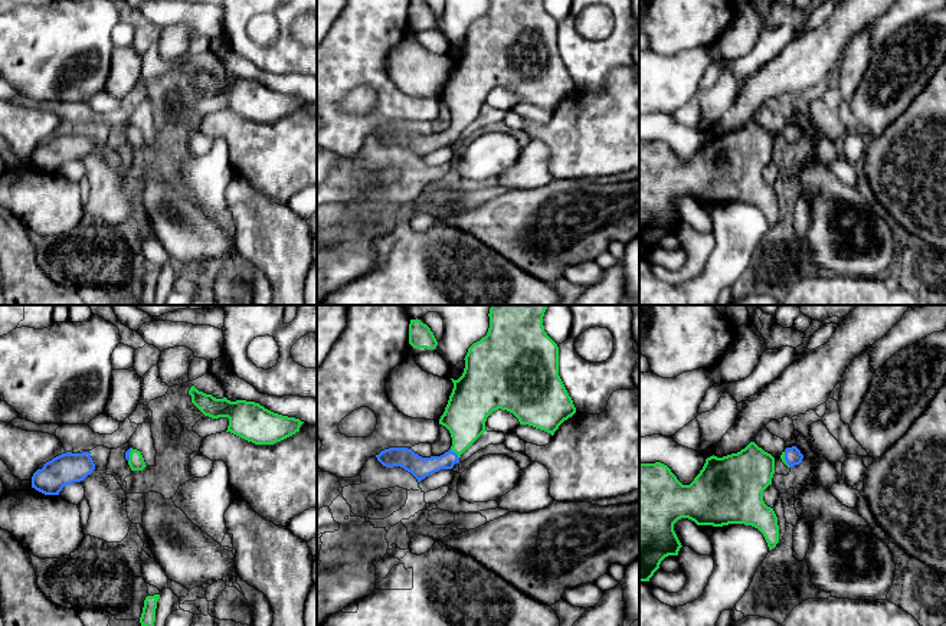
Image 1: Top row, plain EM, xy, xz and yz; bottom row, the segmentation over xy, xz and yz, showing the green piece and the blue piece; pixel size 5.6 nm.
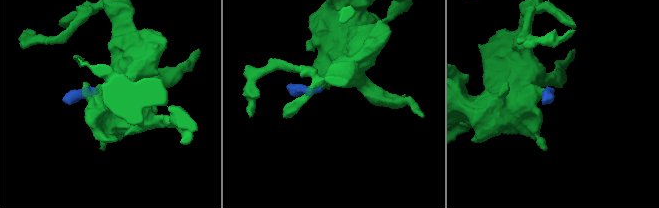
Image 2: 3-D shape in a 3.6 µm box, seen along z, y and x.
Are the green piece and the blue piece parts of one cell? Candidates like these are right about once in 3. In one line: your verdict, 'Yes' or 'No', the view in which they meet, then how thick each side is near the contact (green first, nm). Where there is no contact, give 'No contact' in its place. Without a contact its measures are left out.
Yes. Touches green in xz. Thickness 240 nm (green) against 120 nm

